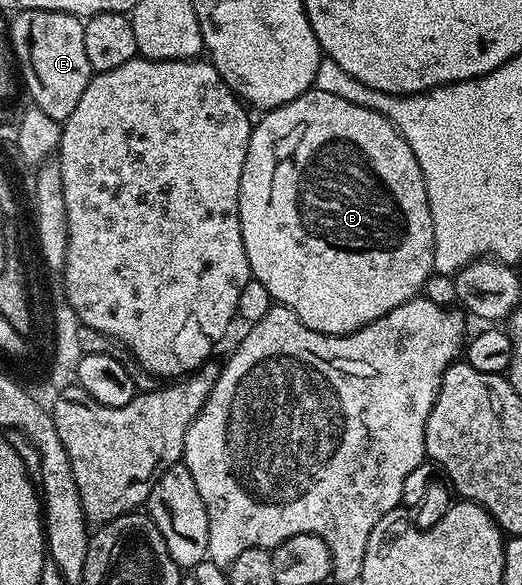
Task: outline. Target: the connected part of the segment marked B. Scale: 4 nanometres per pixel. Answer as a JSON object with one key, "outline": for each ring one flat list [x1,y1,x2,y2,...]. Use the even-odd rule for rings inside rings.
{"outline":[[313,87,304,95,292,99,286,105,281,105,275,109,263,112,259,117,262,118,260,118,259,121,257,118,256,124,250,130,248,155,244,159,244,171,240,175,238,214,240,215,240,231,244,239,244,251,248,255,248,263,250,264,250,276,253,280,264,283,271,302,291,309,295,315,302,320,304,327,308,327,312,331,320,331,324,335,332,335,333,337,343,337,349,333,355,333,360,327,364,327,384,315,388,315,388,311,400,307,400,303,408,303,413,297,419,296,419,294,425,290,422,288,425,287,426,280,432,277,434,273,434,228,432,227,432,211,428,207,428,191,424,187,424,175,420,171,420,163,416,163,416,155,412,155,412,147,408,147,408,143,400,135,398,128,395,127,384,114,378,112,376,109,369,109,368,107,357,105,356,103,348,103,348,99,340,99,340,95,328,95,325,91,320,91]]}

